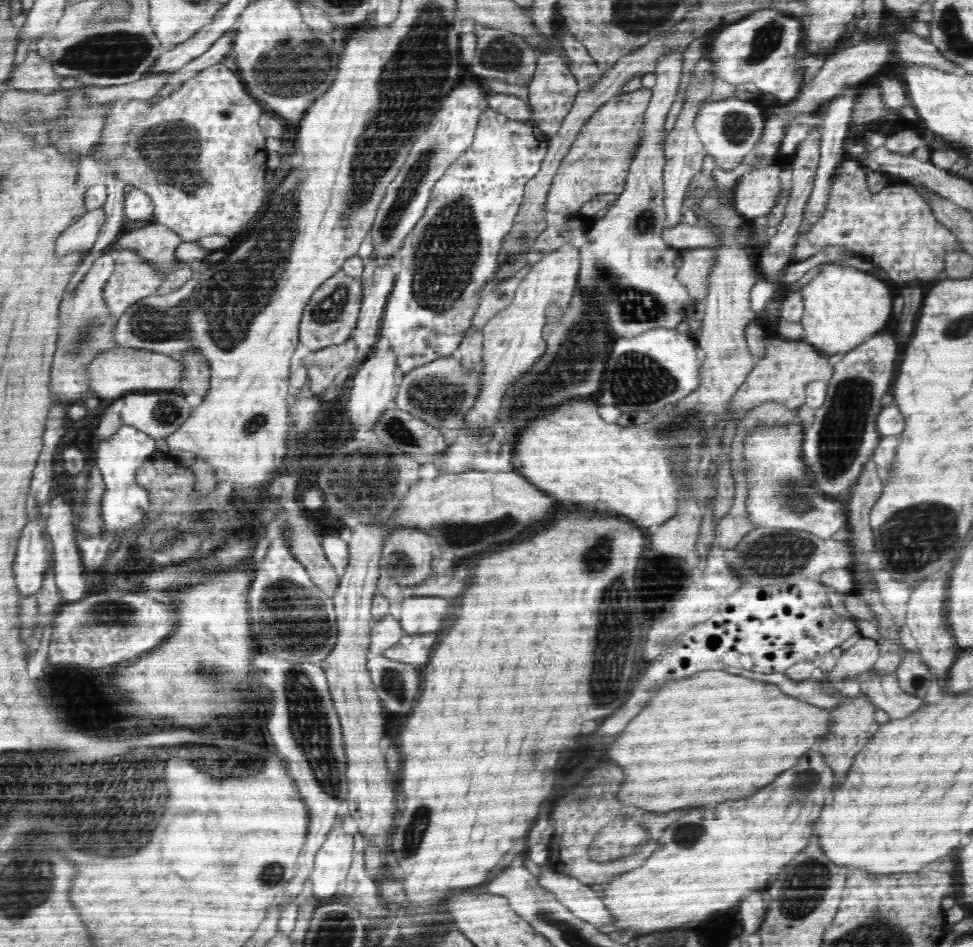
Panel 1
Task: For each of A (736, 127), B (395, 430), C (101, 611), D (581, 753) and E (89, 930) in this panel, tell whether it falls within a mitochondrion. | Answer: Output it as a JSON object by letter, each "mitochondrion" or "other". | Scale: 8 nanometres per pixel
{"A":"mitochondrion","B":"mitochondrion","C":"mitochondrion","D":"other","E":"other"}

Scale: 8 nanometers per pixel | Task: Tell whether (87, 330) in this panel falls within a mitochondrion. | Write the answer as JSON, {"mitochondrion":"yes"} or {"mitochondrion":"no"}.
{"mitochondrion":"yes"}

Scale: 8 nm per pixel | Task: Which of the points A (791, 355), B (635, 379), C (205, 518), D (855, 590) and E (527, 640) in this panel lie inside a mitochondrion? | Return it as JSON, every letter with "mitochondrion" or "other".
{"A":"other","B":"mitochondrion","C":"mitochondrion","D":"other","E":"other"}

